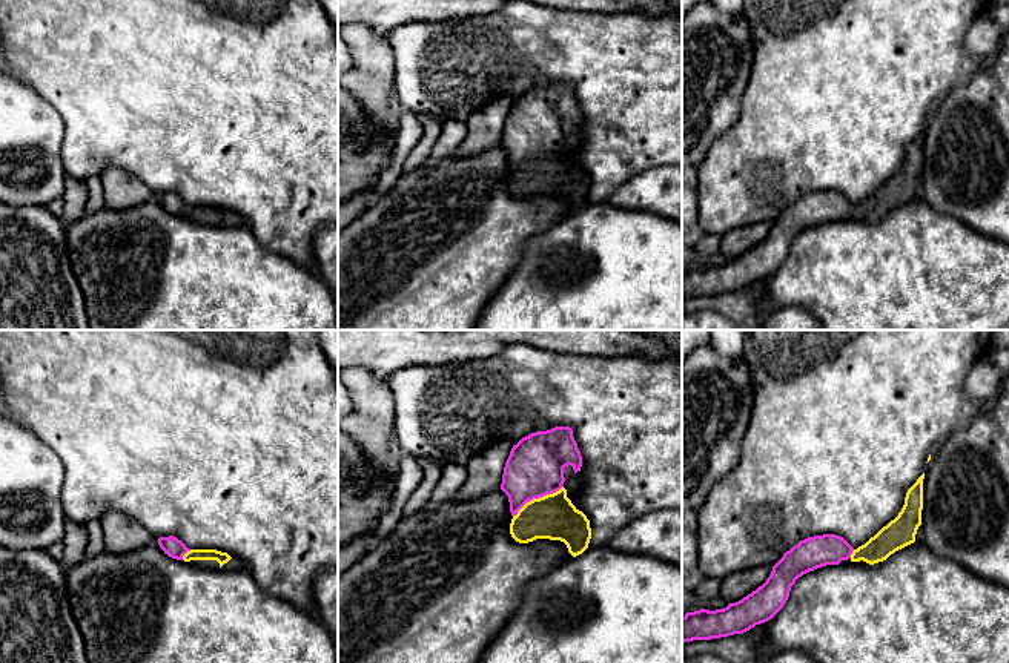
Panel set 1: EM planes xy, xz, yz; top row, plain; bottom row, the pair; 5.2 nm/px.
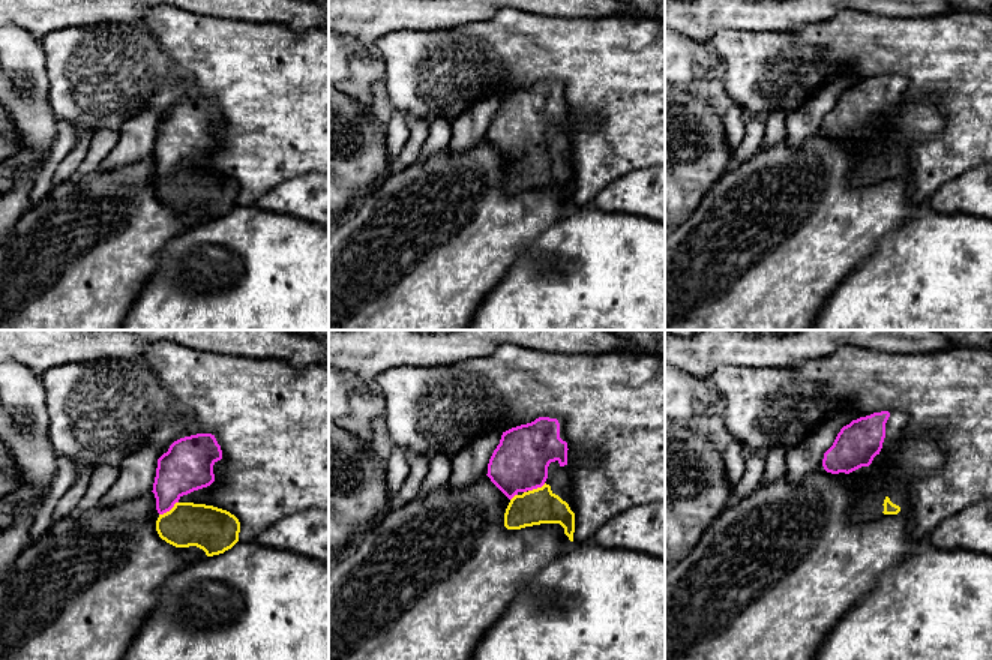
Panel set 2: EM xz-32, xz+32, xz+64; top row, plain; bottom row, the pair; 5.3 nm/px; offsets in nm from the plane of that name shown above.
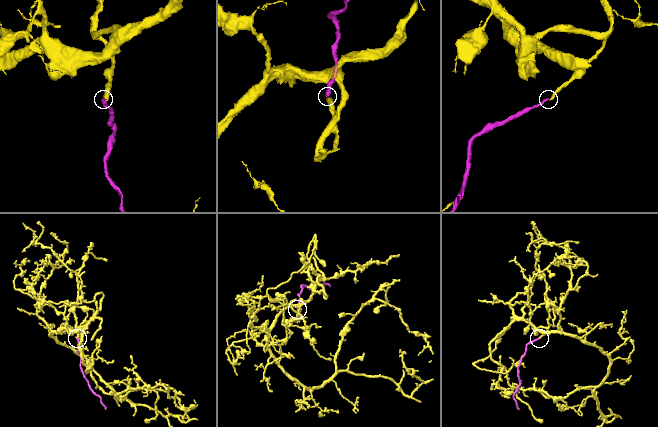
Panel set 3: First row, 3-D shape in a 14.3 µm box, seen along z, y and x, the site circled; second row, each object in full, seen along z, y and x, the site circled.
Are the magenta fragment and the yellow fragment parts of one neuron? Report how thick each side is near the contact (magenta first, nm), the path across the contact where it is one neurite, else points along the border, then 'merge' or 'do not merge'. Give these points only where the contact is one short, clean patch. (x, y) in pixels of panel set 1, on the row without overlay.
300/240 nm | across xz (535, 123), (538, 154), (553, 172) | merge

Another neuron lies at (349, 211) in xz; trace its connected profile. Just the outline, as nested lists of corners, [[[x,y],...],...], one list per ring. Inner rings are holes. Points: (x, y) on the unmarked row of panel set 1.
[[[367,189],[338,204],[338,236],[372,206],[375,196],[375,192]]]

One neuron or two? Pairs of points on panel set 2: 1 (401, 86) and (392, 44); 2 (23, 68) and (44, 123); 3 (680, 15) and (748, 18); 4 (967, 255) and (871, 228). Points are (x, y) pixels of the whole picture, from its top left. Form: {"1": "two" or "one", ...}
{"1": "one", "2": "one", "3": "one", "4": "two"}

